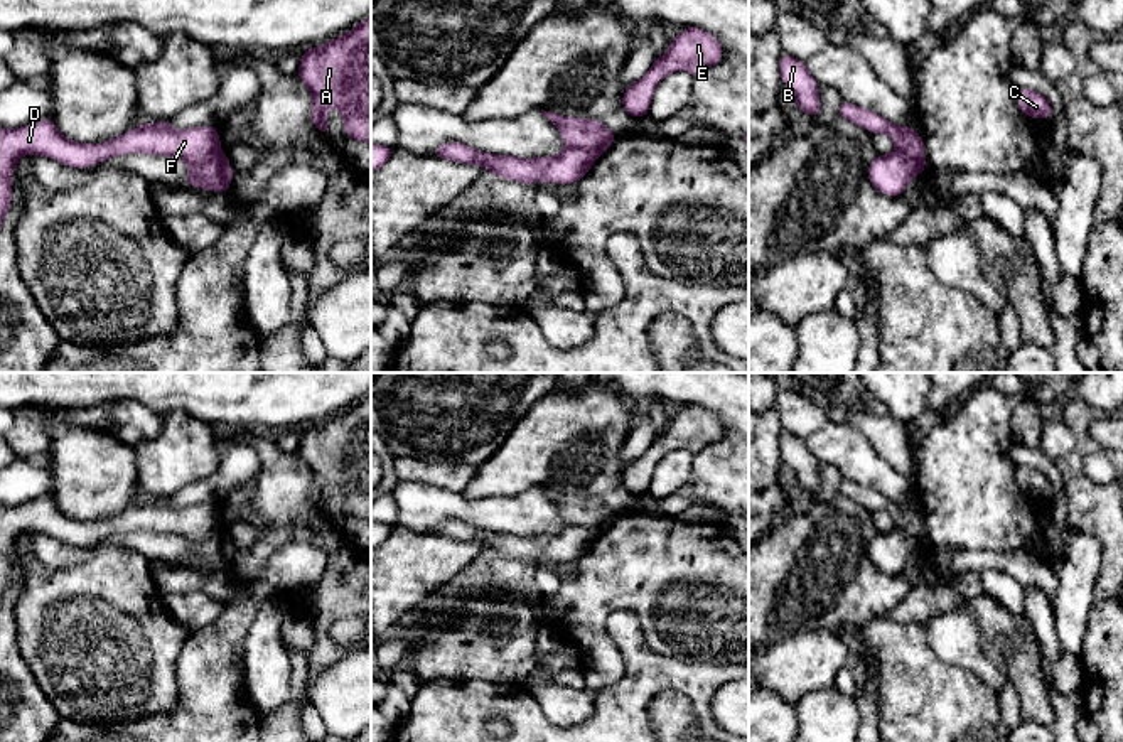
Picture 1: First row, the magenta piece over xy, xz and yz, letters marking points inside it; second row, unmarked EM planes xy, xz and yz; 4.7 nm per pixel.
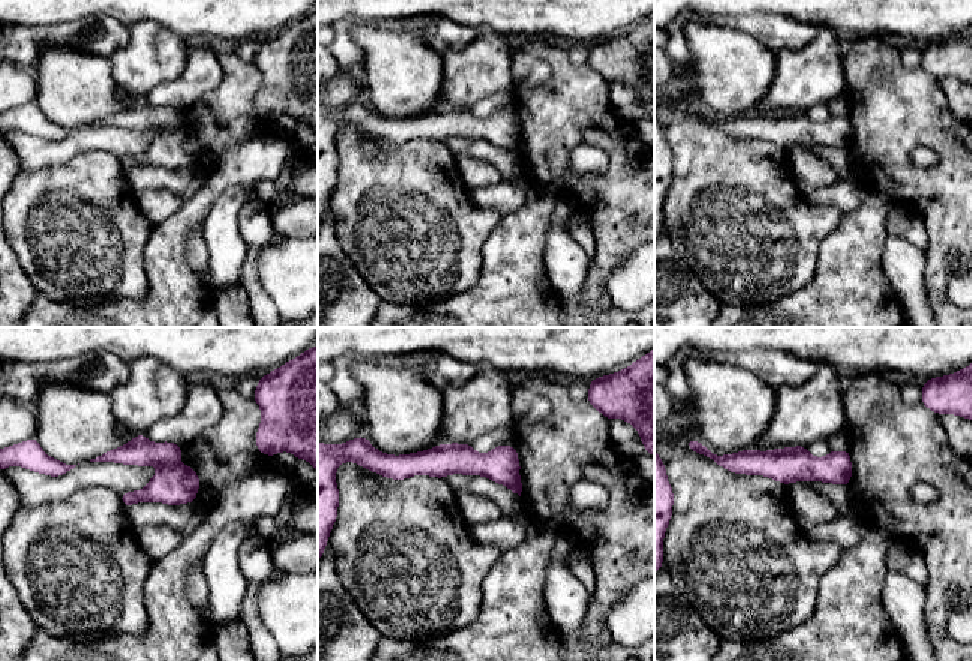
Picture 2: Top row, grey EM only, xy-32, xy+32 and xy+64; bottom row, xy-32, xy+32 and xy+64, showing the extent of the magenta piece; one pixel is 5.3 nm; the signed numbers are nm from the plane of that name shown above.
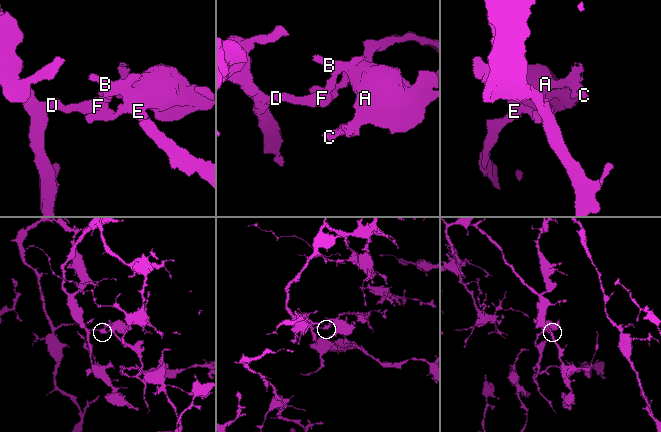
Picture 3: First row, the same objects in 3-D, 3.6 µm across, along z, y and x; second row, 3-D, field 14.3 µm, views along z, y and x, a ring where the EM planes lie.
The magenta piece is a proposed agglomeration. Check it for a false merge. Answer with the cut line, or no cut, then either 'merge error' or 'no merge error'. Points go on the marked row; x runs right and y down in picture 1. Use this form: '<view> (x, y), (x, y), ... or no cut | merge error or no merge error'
xy (221, 150), (211, 159), (189, 167) | merge error

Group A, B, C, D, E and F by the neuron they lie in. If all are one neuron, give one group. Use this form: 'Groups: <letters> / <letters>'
Groups: A C E / B D F

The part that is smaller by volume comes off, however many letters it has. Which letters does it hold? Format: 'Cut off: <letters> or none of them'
Cut off: A, C, E

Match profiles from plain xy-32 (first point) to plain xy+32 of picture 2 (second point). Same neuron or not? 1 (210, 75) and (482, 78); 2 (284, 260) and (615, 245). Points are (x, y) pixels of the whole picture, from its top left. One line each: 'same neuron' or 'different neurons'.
1: different neurons
2: different neurons

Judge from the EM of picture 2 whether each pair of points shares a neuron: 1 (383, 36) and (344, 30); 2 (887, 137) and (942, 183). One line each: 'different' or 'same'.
1: different
2: same

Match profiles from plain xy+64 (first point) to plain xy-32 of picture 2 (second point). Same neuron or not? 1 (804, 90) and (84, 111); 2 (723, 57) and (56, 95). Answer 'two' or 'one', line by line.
1: two
2: one

